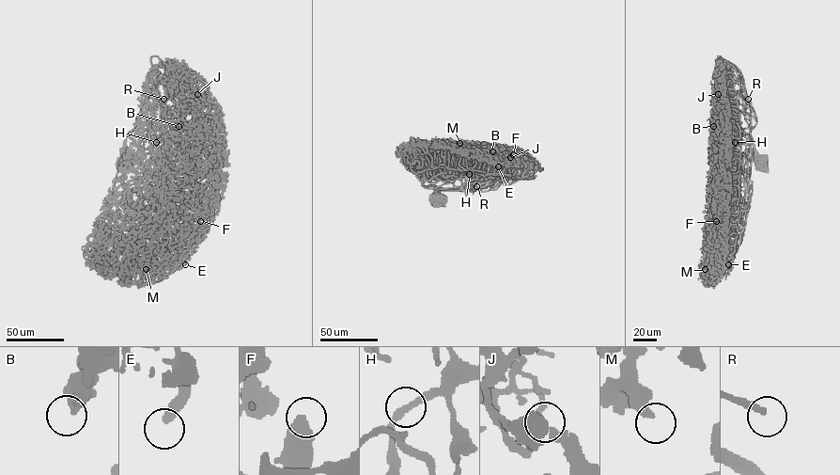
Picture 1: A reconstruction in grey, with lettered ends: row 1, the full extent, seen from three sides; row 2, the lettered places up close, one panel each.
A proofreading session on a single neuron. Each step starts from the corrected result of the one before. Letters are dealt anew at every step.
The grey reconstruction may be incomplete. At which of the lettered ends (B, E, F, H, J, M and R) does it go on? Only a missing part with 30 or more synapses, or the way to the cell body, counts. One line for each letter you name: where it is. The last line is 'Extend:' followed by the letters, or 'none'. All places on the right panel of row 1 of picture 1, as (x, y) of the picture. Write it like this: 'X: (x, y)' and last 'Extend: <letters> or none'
R: (748, 99)
Extend: R

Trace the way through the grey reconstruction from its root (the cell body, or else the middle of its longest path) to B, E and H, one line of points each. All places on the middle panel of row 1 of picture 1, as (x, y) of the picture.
B: (439, 197), (435, 189), (440, 186), (461, 191), (480, 189), (486, 181), (484, 166), (490, 161), (492, 151)
E: (439, 197), (437, 187), (460, 189), (496, 179), (505, 161), (498, 166)
H: (439, 197), (435, 189), (437, 187), (471, 187), (473, 169), (469, 174)

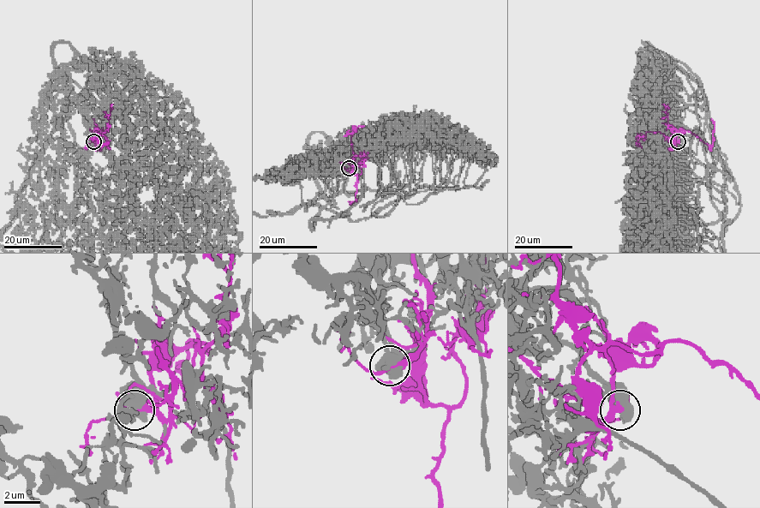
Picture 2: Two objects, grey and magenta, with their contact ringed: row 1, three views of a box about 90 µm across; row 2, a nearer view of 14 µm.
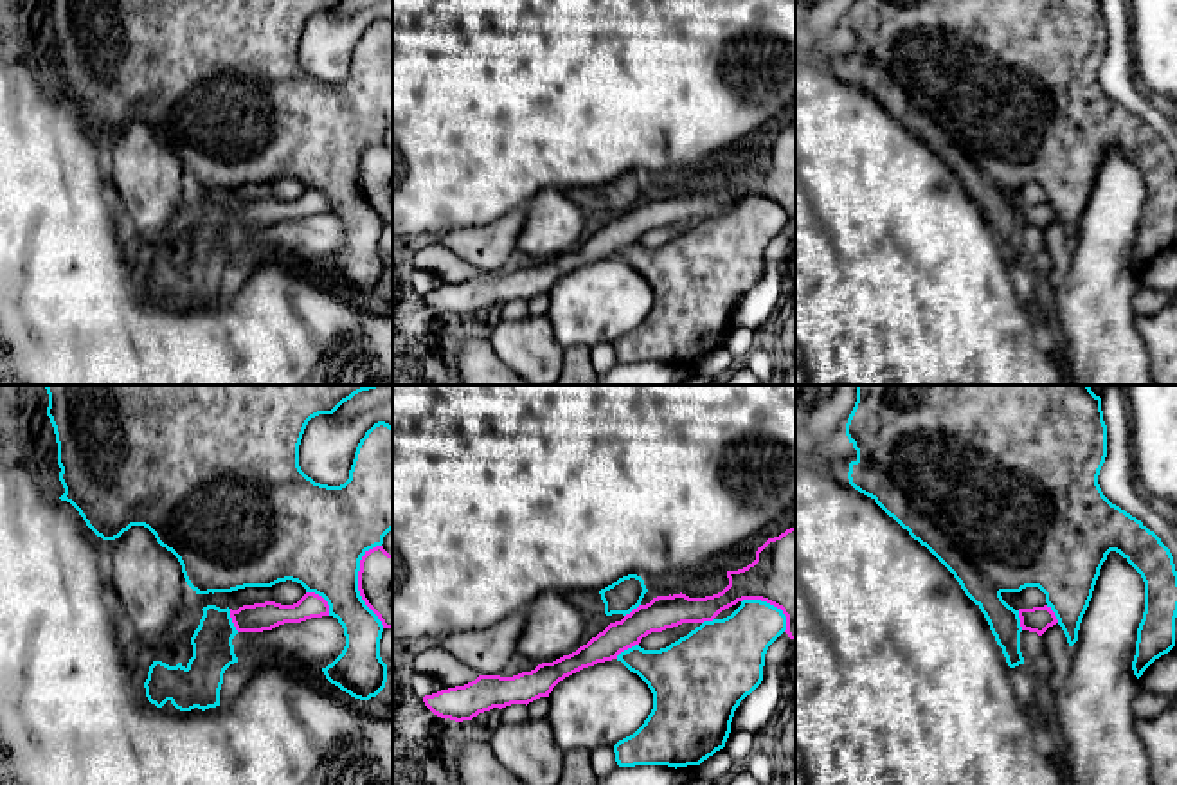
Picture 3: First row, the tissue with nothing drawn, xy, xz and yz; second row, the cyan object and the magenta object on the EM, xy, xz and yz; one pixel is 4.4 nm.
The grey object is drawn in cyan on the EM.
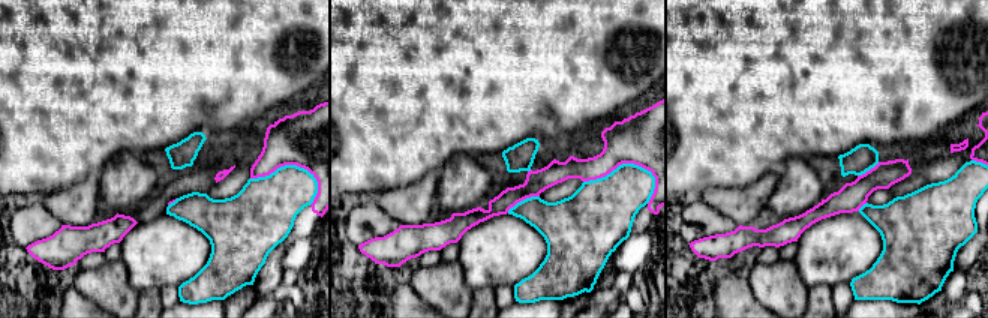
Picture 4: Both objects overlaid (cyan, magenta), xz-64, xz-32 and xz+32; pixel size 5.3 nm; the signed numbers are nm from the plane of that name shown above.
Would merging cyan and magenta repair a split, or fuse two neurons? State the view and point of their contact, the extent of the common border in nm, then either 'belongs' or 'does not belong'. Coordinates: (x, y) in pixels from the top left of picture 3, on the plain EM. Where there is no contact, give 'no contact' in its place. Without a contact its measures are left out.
contact xy (323, 193); length 160 nm; does not belong

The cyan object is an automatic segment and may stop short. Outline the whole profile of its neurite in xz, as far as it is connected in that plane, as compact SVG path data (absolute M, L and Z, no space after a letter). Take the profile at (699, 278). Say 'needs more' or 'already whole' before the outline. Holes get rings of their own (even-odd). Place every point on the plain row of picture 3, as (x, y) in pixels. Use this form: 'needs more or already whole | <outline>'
already whole | M743 196L731 212L704 218L666 245L644 247L635 241L621 248L617 257L651 286L653 306L633 331L614 342L617 362L677 365L700 362L723 346L736 304L761 281L765 250L785 227L786 212L781 205L761 196Z

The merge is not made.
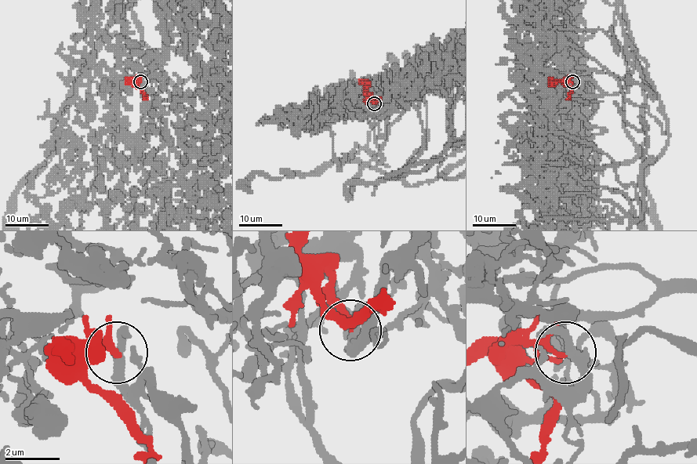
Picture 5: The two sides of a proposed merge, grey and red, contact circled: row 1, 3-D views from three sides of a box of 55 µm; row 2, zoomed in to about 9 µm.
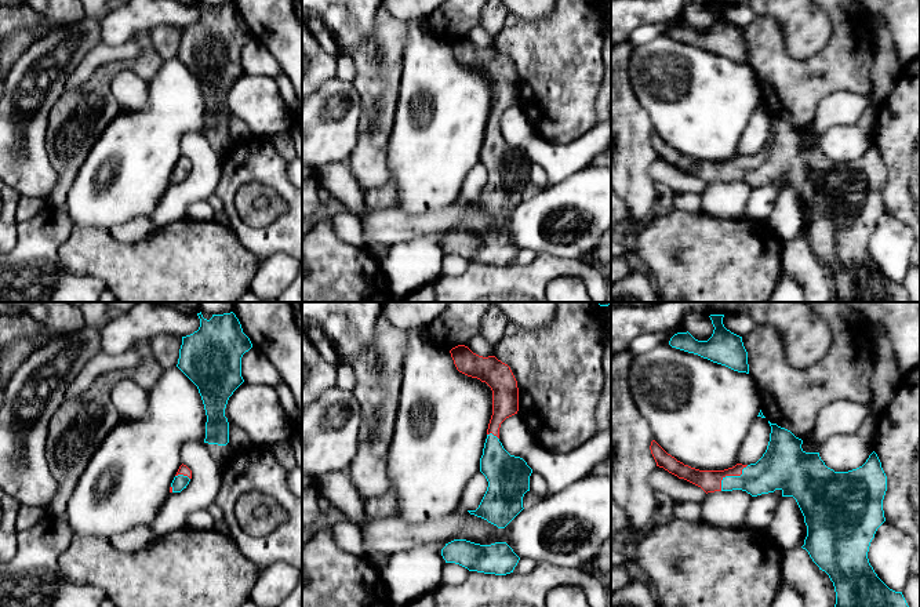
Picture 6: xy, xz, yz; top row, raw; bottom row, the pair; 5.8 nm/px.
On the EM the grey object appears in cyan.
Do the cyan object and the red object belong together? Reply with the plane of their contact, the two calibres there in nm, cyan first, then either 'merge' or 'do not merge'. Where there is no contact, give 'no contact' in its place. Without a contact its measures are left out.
meets cyan in yz; 220 nm thick on the cyan side, 130 nm on the other; merge

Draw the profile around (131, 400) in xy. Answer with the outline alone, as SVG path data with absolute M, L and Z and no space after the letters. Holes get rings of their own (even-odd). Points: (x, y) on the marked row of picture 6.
M124 378L114 384L110 399L121 419L138 419L146 414L149 392L132 379Z

